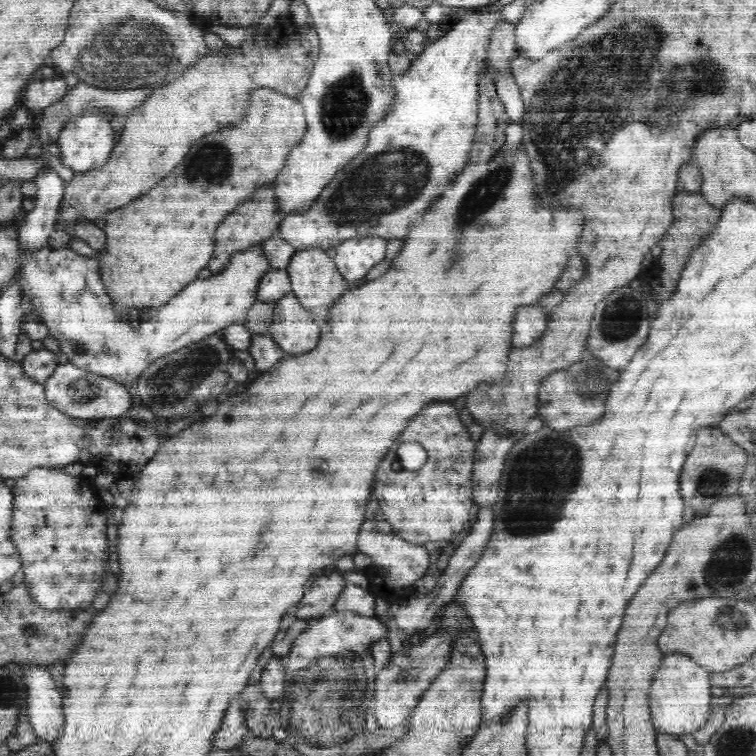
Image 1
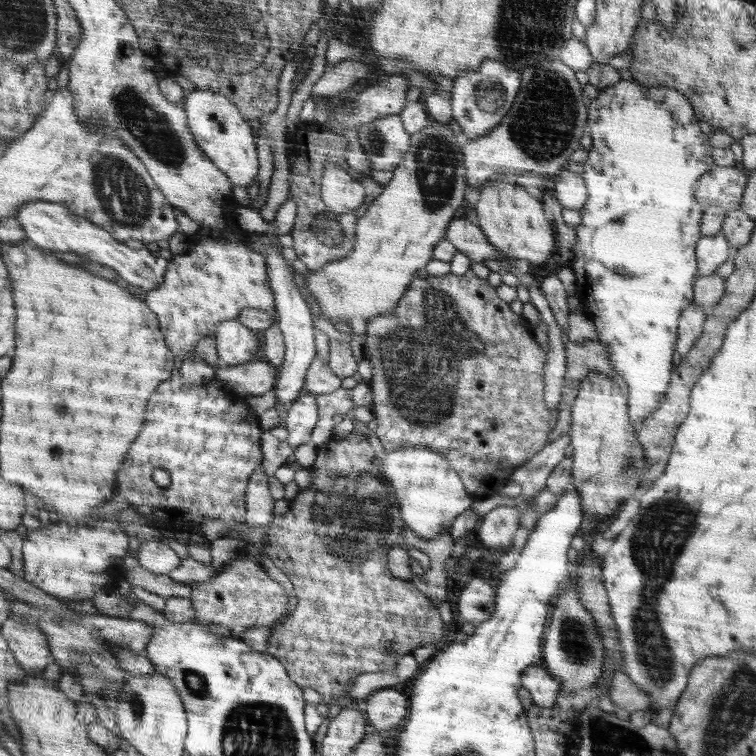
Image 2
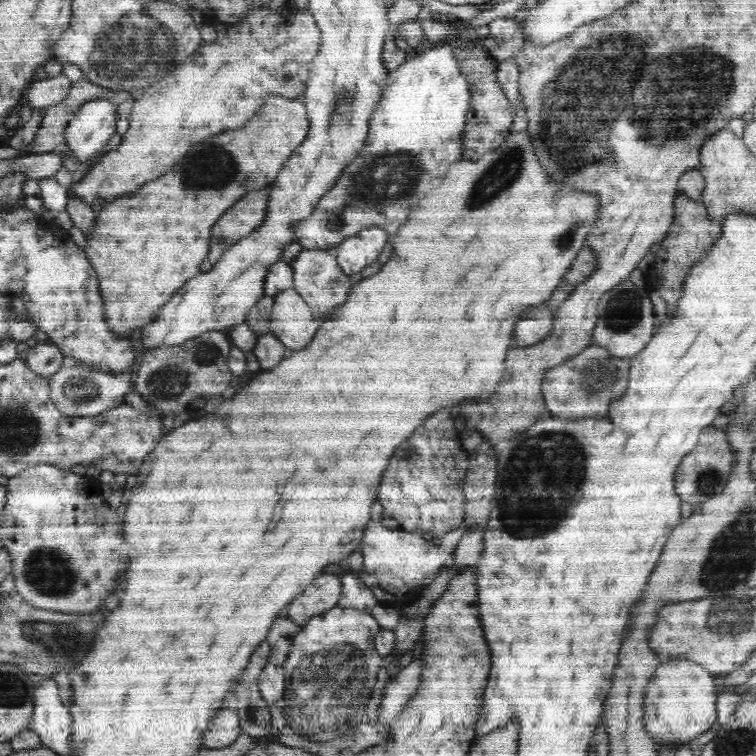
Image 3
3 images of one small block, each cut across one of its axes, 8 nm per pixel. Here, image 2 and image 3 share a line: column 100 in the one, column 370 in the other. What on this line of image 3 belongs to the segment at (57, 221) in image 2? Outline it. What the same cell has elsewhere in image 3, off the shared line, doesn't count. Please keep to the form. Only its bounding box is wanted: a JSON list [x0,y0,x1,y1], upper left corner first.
[333,226,390,276]

